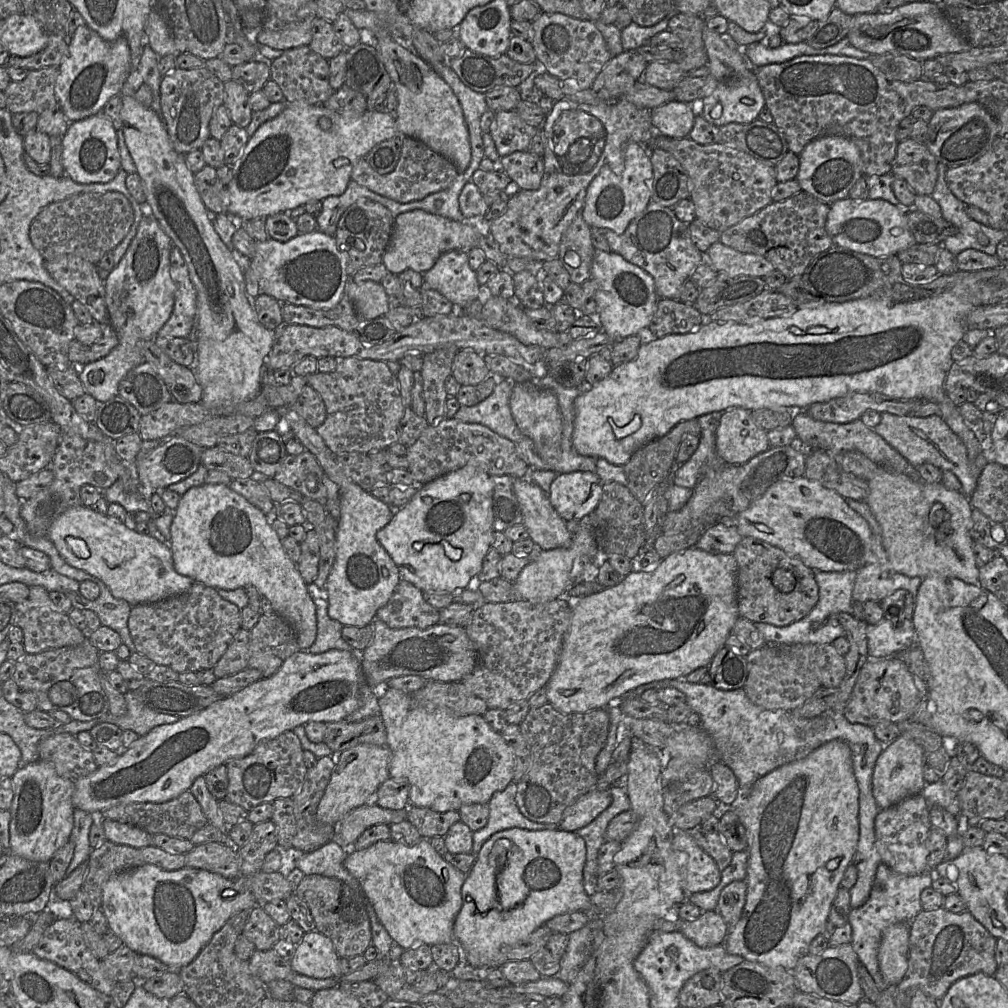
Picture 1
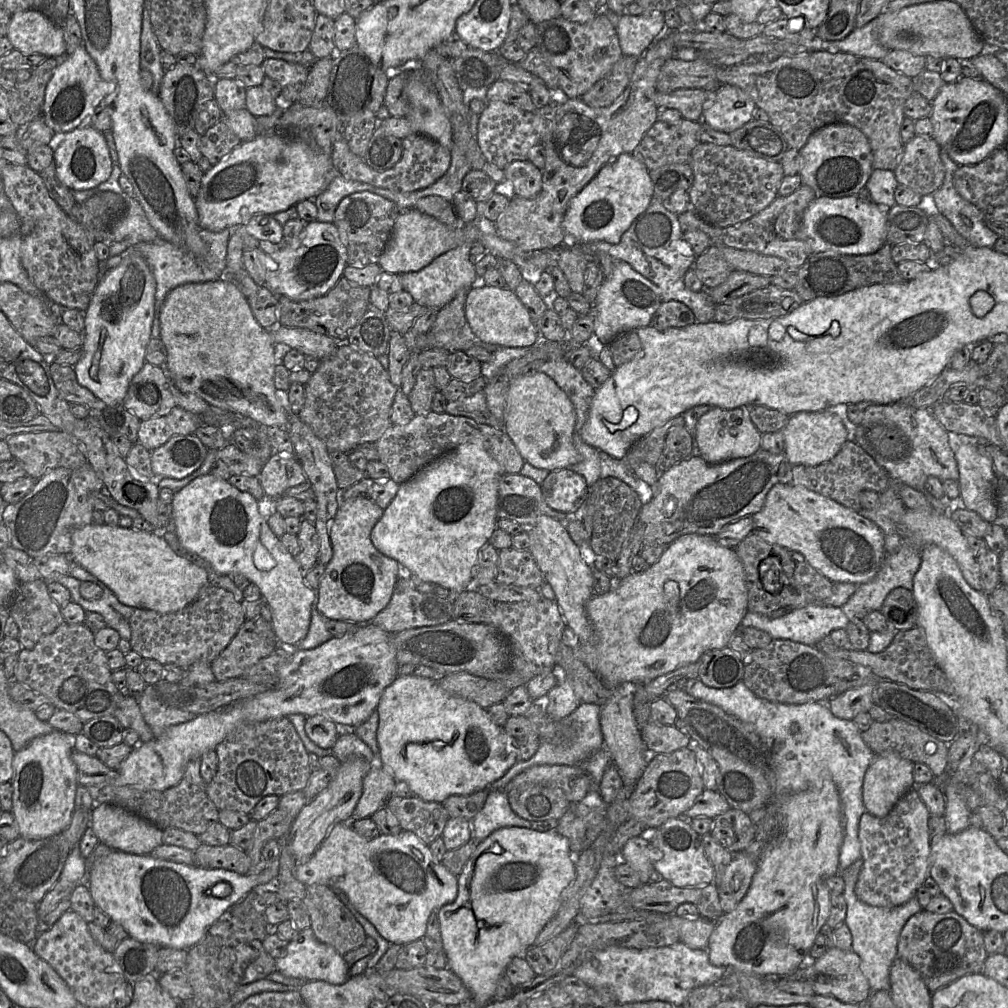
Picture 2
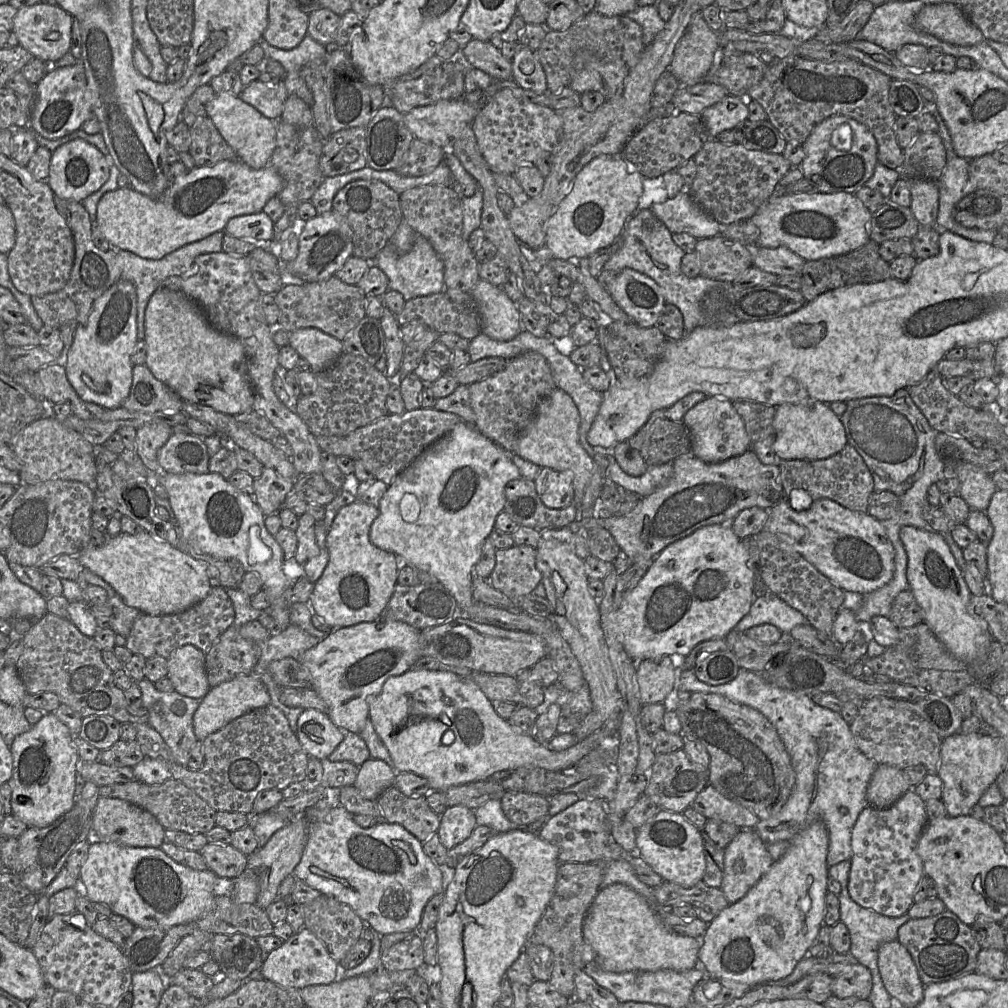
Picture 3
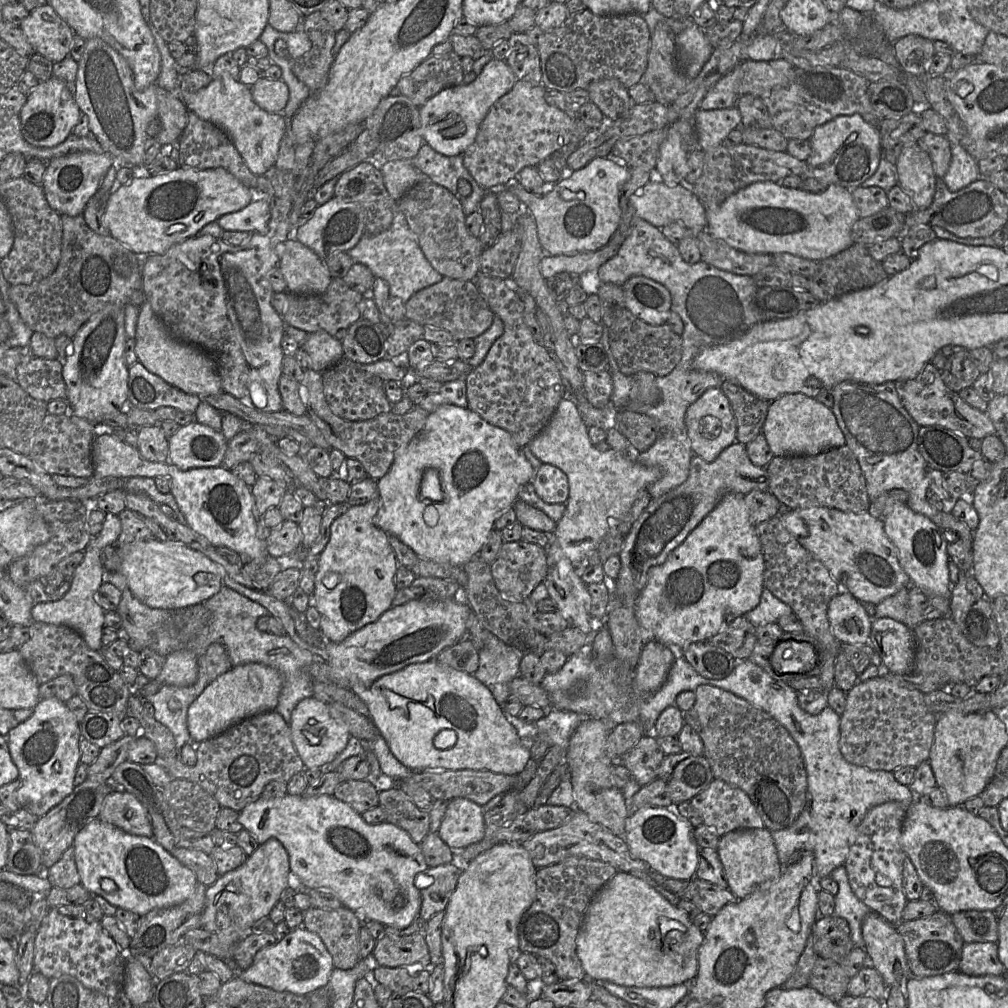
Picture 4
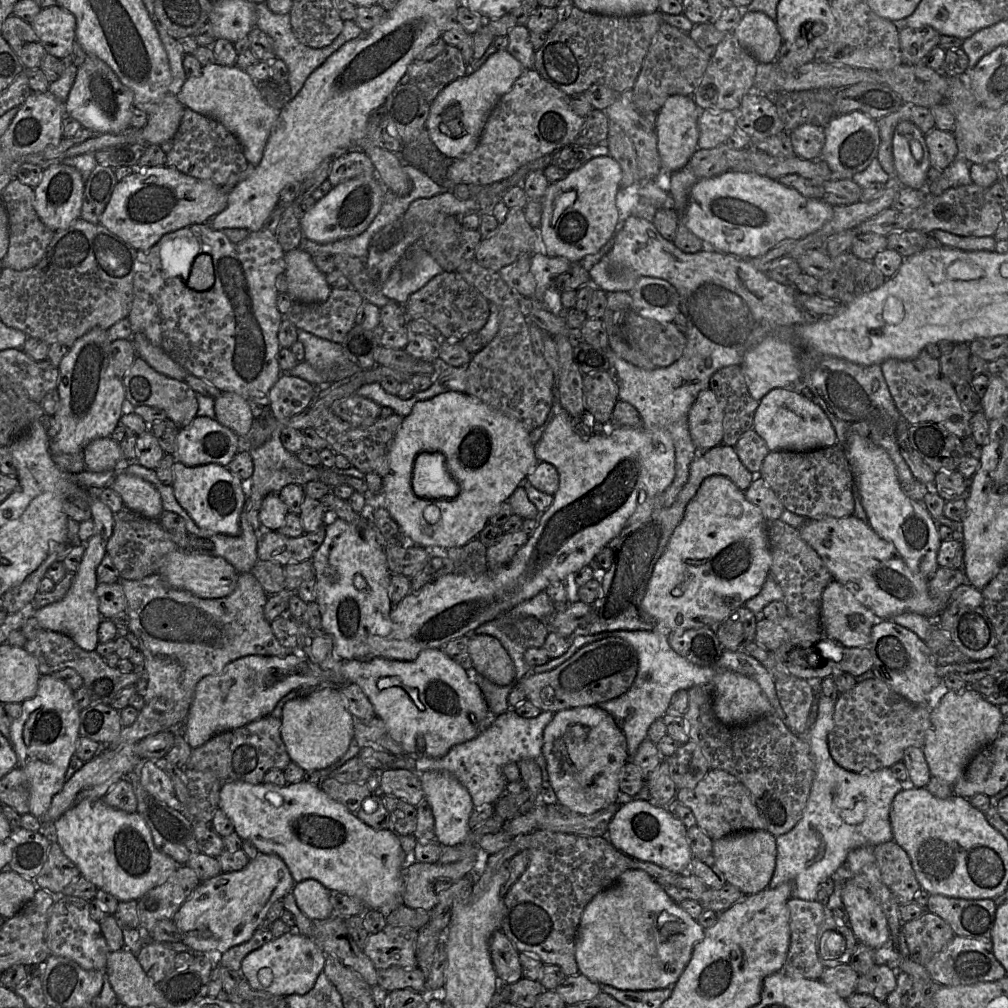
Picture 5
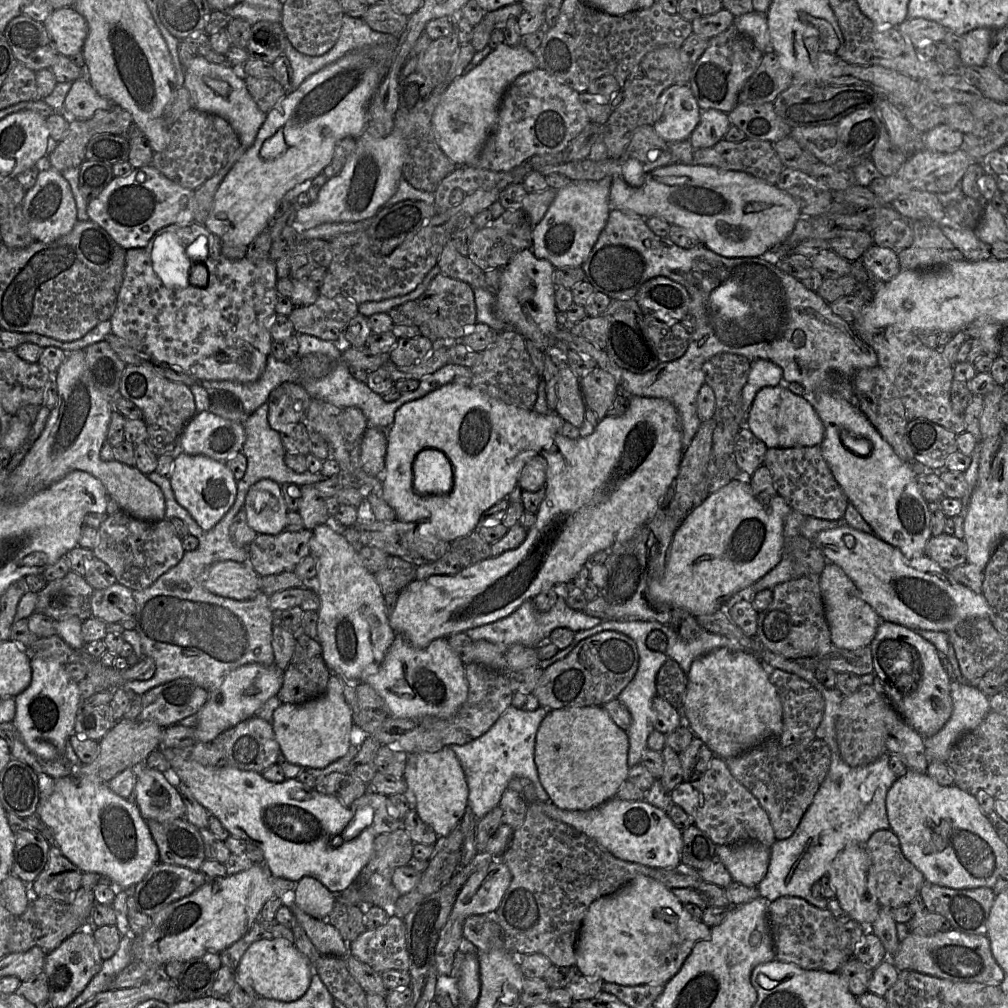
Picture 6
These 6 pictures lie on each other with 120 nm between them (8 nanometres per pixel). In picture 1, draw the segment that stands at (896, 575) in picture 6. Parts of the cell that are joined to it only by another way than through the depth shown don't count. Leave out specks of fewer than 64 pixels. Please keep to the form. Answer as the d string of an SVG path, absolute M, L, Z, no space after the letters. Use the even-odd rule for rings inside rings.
M804 475L773 484L759 499L740 513L734 519L734 523L742 537L752 537L777 547L800 559L813 571L858 571L867 564L872 553L873 534L868 522L851 509L838 493L824 488Z

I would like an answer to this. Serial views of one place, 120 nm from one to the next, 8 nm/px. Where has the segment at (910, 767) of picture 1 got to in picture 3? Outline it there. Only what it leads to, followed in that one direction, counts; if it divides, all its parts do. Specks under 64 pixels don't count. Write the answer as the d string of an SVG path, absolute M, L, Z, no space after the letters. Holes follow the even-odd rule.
M878 764L869 781L866 797L869 806L885 809L892 806L910 789L912 788L904 770Z

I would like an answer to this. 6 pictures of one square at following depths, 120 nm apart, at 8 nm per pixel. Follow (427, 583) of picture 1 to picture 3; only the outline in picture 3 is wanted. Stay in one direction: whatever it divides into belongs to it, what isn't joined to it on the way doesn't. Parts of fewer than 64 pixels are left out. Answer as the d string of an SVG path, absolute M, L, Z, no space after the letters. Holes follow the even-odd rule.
M460 421L388 486L378 506L379 515L371 525L371 543L436 577L455 598L458 612L469 608L474 602L473 569L480 559L485 541L495 529L498 514L504 511L505 486L521 478L512 455L472 425Z

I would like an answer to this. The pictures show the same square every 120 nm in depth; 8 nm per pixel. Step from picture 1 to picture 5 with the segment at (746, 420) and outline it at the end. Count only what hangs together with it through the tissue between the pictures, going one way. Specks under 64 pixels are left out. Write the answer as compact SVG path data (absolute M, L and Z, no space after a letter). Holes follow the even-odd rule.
M711 389L699 392L688 417L689 432L699 453L722 445L723 410Z

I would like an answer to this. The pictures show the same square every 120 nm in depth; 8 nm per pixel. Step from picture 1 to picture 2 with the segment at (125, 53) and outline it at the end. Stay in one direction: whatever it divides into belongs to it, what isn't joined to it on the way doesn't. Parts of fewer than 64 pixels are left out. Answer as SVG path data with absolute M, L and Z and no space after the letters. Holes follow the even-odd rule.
M84 45L79 46L66 61L58 64L49 80L43 104L42 117L55 133L67 133L91 118L103 98L116 88L114 82L101 78L97 65Z

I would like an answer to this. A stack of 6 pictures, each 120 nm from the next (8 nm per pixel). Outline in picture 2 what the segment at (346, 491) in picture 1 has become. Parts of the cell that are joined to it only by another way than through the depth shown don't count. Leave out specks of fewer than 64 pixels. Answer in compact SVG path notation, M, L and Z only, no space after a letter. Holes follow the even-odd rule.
M219 279L216 281L187 283L177 286L167 294L159 312L159 319L159 338L164 343L167 354L164 369L176 386L183 391L189 391L196 394L213 408L218 408L242 415L244 417L252 418L253 420L270 428L286 429L288 417L292 410L287 399L287 392L277 390L274 384L274 367L276 366L276 352L274 357L275 343L272 339L271 332L259 325L252 312L248 299L233 281L229 279ZM368 496L341 501L330 531L333 555L326 565L317 595L316 608L331 620L372 622L391 600L398 580L399 563L379 552L370 534L384 509Z

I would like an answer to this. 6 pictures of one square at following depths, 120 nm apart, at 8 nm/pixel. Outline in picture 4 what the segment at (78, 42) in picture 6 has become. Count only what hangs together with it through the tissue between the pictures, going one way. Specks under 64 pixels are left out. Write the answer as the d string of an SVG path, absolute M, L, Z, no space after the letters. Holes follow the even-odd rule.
M51 5L34 9L19 26L34 53L43 55L53 63L62 61L70 54L74 31Z

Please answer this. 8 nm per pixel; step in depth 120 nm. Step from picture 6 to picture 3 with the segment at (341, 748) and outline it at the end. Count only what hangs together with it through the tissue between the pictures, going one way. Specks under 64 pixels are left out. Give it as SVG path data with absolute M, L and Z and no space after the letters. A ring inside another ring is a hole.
M313 708L305 709L297 722L296 737L310 758L327 759L344 740L345 732L329 716Z

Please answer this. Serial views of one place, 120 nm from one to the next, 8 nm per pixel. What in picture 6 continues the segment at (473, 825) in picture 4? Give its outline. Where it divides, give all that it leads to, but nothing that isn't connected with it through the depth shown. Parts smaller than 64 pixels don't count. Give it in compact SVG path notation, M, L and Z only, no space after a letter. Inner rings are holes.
M446 746L433 753L422 752L407 756L403 780L421 820L438 837L444 837L456 828L468 805L468 785L462 765L454 751Z

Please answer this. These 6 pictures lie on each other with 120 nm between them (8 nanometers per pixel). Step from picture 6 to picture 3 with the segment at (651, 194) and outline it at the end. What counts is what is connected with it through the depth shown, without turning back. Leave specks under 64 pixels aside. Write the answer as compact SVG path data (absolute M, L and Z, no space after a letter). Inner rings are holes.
M776 193L750 218L759 229L757 245L785 247L805 261L830 258L854 251L869 240L872 213L853 193Z

